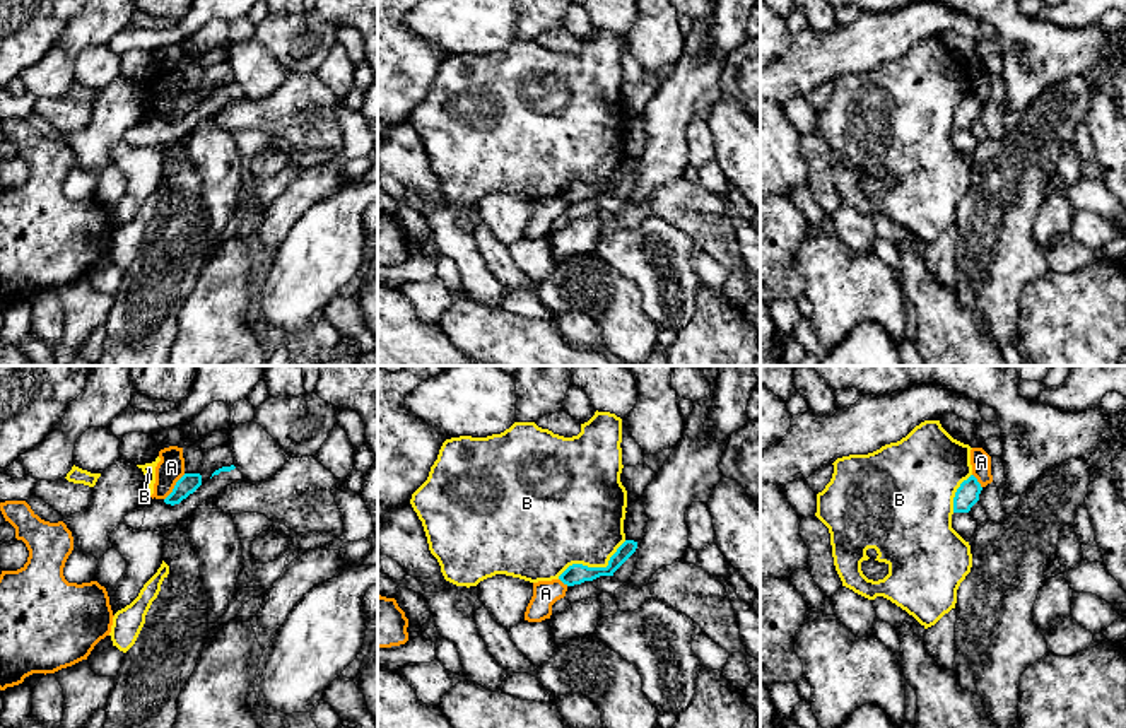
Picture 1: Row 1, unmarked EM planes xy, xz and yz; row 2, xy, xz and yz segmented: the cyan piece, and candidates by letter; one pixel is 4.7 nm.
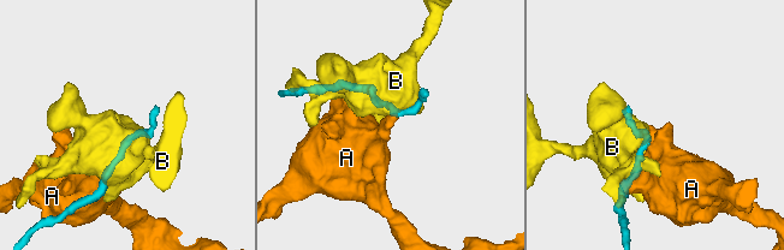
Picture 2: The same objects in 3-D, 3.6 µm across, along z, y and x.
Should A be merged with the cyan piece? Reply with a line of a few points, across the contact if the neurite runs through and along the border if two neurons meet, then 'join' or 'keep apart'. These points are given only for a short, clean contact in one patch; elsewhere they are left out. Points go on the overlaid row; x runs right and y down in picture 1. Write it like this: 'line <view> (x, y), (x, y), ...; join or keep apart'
line xy (185, 474), (164, 499); keep apart

